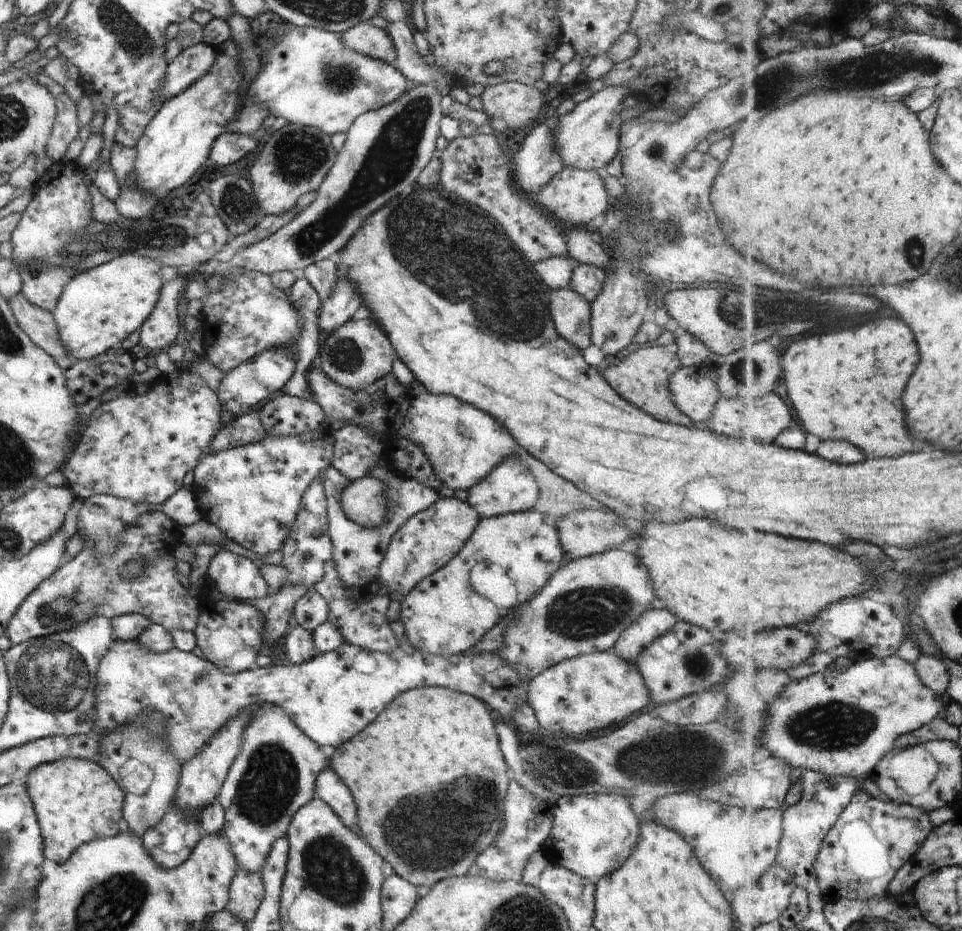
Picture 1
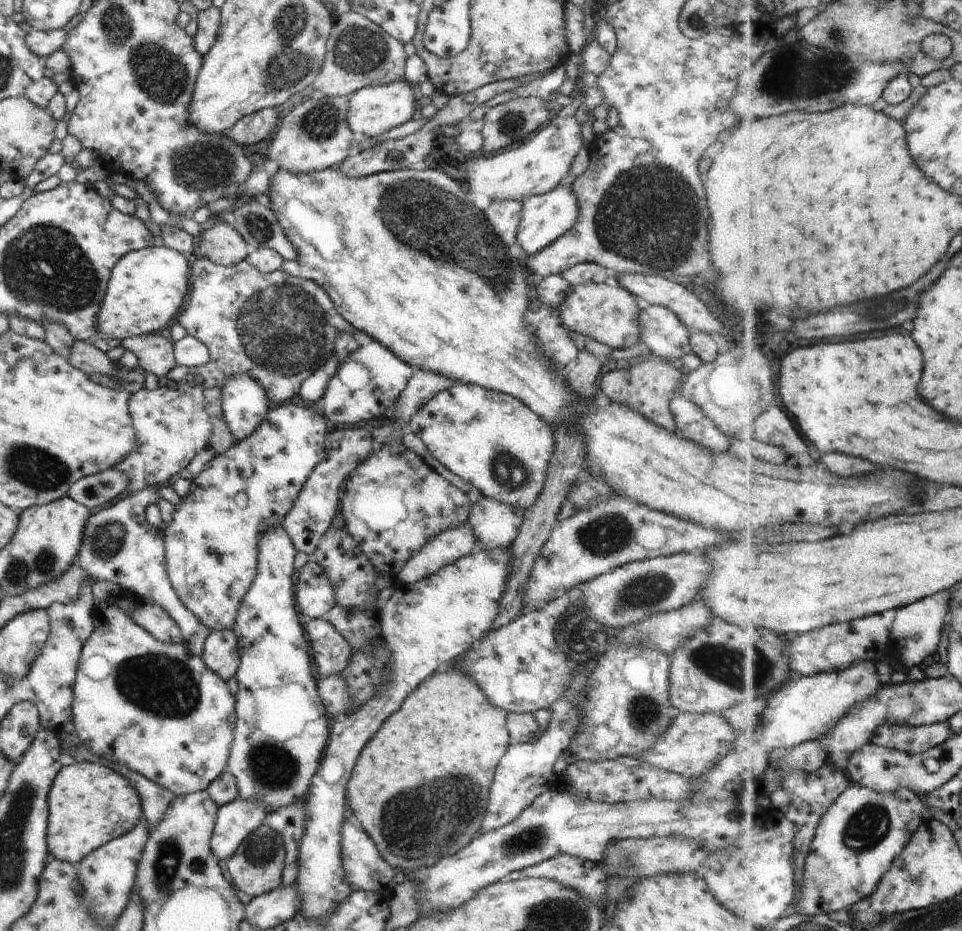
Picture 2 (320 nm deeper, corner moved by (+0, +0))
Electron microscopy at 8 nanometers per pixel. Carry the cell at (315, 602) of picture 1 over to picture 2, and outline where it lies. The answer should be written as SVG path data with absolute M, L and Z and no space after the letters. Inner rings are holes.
M312 559L296 571L295 602L306 616L324 618L335 606L334 593L324 569Z

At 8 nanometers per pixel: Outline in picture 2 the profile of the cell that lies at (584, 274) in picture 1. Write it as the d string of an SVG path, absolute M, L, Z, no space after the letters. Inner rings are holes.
M594 283L571 287L570 294L558 310L561 321L570 331L593 338L613 350L641 344L638 303L634 296L620 285Z

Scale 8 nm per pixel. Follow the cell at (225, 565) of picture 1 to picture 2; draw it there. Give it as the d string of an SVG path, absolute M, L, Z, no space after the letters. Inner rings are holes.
M291 402L284 405L271 406L266 413L265 419L260 423L260 426L243 441L238 441L232 445L226 452L215 455L212 460L205 465L205 468L194 477L194 482L188 490L188 493L180 499L177 505L174 505L172 512L172 521L162 529L163 543L165 546L165 561L166 572L171 582L174 592L178 595L180 602L188 609L202 625L207 626L211 632L218 631L232 631L235 623L236 615L238 614L239 606L242 604L242 599L252 586L254 579L258 574L258 555L259 542L262 535L271 527L280 525L286 513L292 508L294 501L298 498L302 487L314 467L324 458L324 441L327 435L328 421L323 416L316 414L314 408L306 406L306 404L298 403L297 405Z

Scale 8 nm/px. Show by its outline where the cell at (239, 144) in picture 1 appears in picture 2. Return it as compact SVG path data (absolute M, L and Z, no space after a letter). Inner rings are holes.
M274 107L262 109L235 122L234 126L225 130L225 134L246 147L272 136L278 128L280 118L281 114L278 114Z

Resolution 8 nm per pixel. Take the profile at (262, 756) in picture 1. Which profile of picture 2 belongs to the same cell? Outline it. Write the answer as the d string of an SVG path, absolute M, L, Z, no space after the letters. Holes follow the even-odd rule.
M281 525L271 527L268 529L259 542L259 555L258 555L258 574L254 579L252 586L248 589L245 597L242 599L242 604L239 606L238 614L235 618L233 632L237 636L237 643L240 650L239 667L236 671L235 677L238 682L238 692L236 692L235 705L236 705L236 720L234 723L234 740L229 752L228 764L226 765L225 772L234 775L237 782L237 789L240 797L245 799L252 799L257 801L260 799L267 804L269 812L275 811L278 807L288 806L296 799L304 798L308 789L311 787L312 777L316 774L319 767L319 762L324 756L324 748L329 737L330 720L325 713L325 706L317 691L317 674L315 673L314 664L312 663L311 646L306 642L307 636L305 630L298 621L297 604L295 602L295 578L296 569L294 568L294 556L297 550L294 548L293 542L290 540L285 528Z

